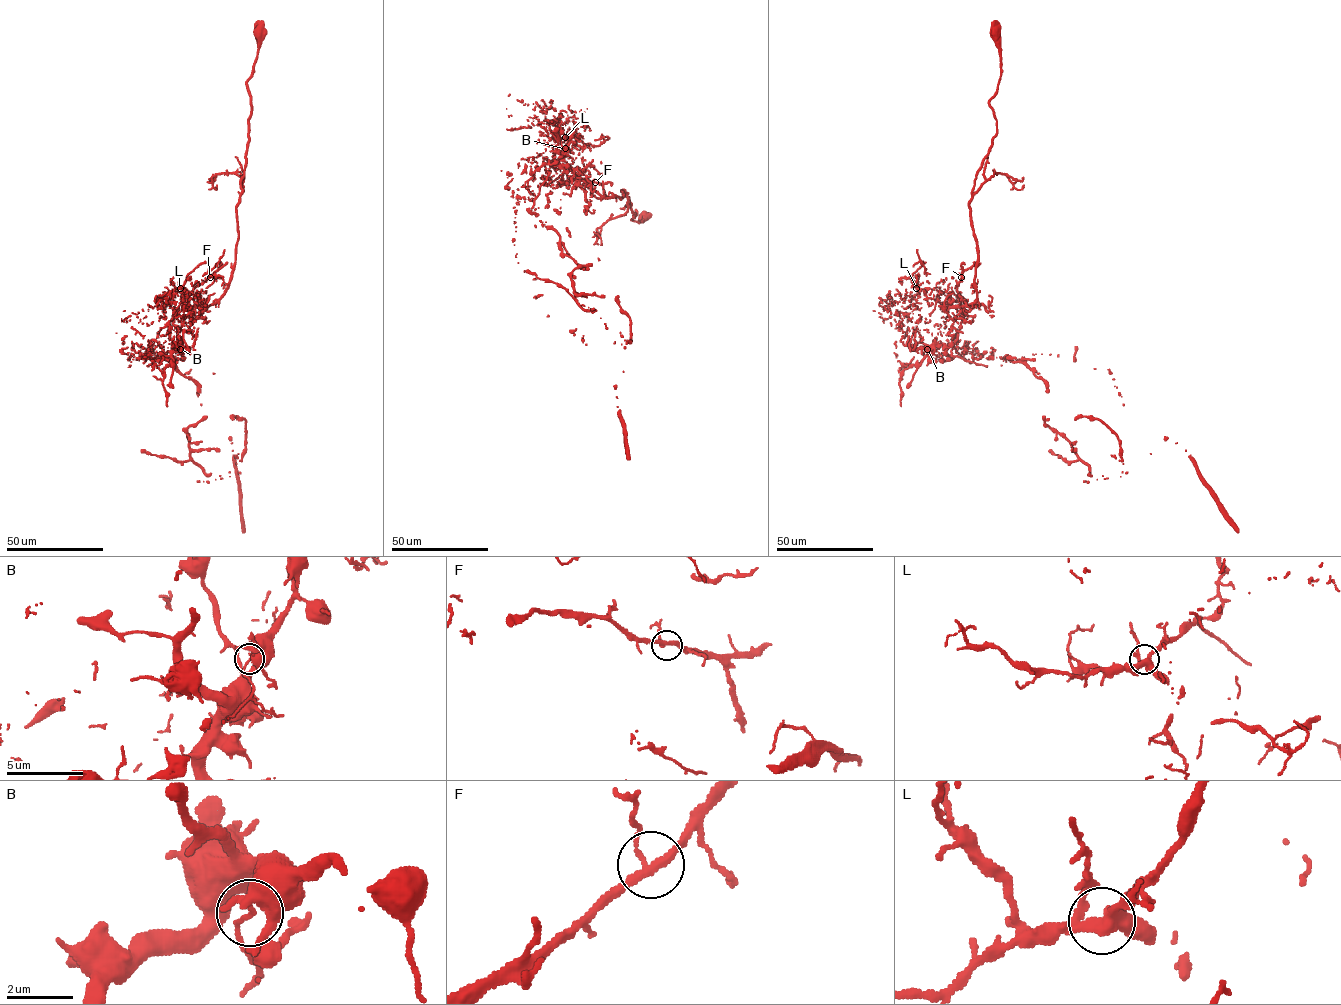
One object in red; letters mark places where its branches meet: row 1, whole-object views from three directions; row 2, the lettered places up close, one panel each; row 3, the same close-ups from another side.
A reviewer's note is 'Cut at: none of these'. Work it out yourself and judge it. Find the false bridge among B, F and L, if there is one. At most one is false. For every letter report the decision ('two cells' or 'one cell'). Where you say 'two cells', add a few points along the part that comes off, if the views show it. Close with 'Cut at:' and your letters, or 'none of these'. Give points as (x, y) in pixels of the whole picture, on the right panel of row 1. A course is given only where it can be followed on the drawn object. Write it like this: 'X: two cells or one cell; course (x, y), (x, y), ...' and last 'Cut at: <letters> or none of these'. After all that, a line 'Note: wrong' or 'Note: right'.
B: two cells; course (928, 349), (1024, 362), (1047, 385), (1045, 424), (1097, 479), (1167, 437), (1177, 443), (1238, 532)
F: one cell
L: one cell
Cut at: B
Note: wrong

